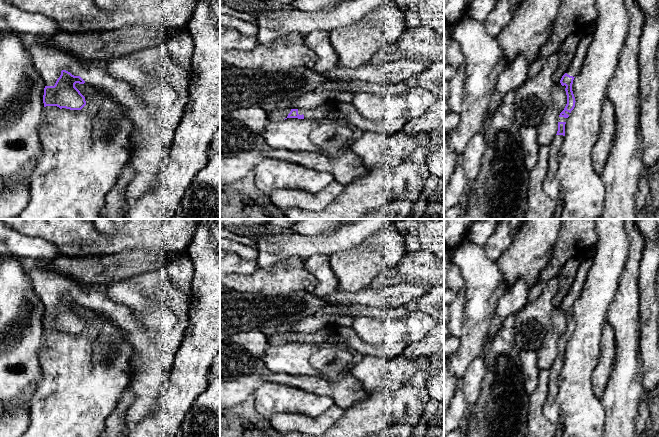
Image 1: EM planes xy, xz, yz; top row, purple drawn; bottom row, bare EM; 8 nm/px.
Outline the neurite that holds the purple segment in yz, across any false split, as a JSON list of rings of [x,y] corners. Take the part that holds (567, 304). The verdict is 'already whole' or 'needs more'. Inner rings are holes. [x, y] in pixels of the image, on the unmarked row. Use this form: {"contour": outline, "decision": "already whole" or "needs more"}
{"contour": [[[586,256],[580,263],[575,280],[569,289],[566,297],[562,300],[560,307],[565,312],[567,328],[558,342],[558,355],[550,368],[550,379],[548,383],[548,397],[544,403],[543,415],[554,425],[561,421],[560,408],[556,402],[559,392],[559,376],[564,365],[565,348],[571,335],[575,331],[575,321],[572,315],[572,308],[575,300],[579,297],[586,276],[592,266],[592,258]]], "decision": "needs more"}

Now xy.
{"contour": [[[30,260],[28,269],[34,291],[45,307],[44,331],[81,334],[87,323],[75,308],[85,307],[109,320],[126,335],[133,350],[128,386],[135,395],[125,416],[127,437],[138,422],[153,411],[159,400],[159,388],[164,378],[169,376],[173,358],[184,337],[180,328],[188,322],[191,297],[176,288],[169,278],[166,282],[156,282],[149,272],[129,278],[138,292],[150,297],[152,302],[163,303],[179,320],[167,338],[164,335],[156,337],[138,326],[131,308],[107,297],[107,284],[79,284],[67,276],[47,270],[42,266],[44,262]]], "decision": "needs more"}

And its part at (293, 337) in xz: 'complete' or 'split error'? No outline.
split error

